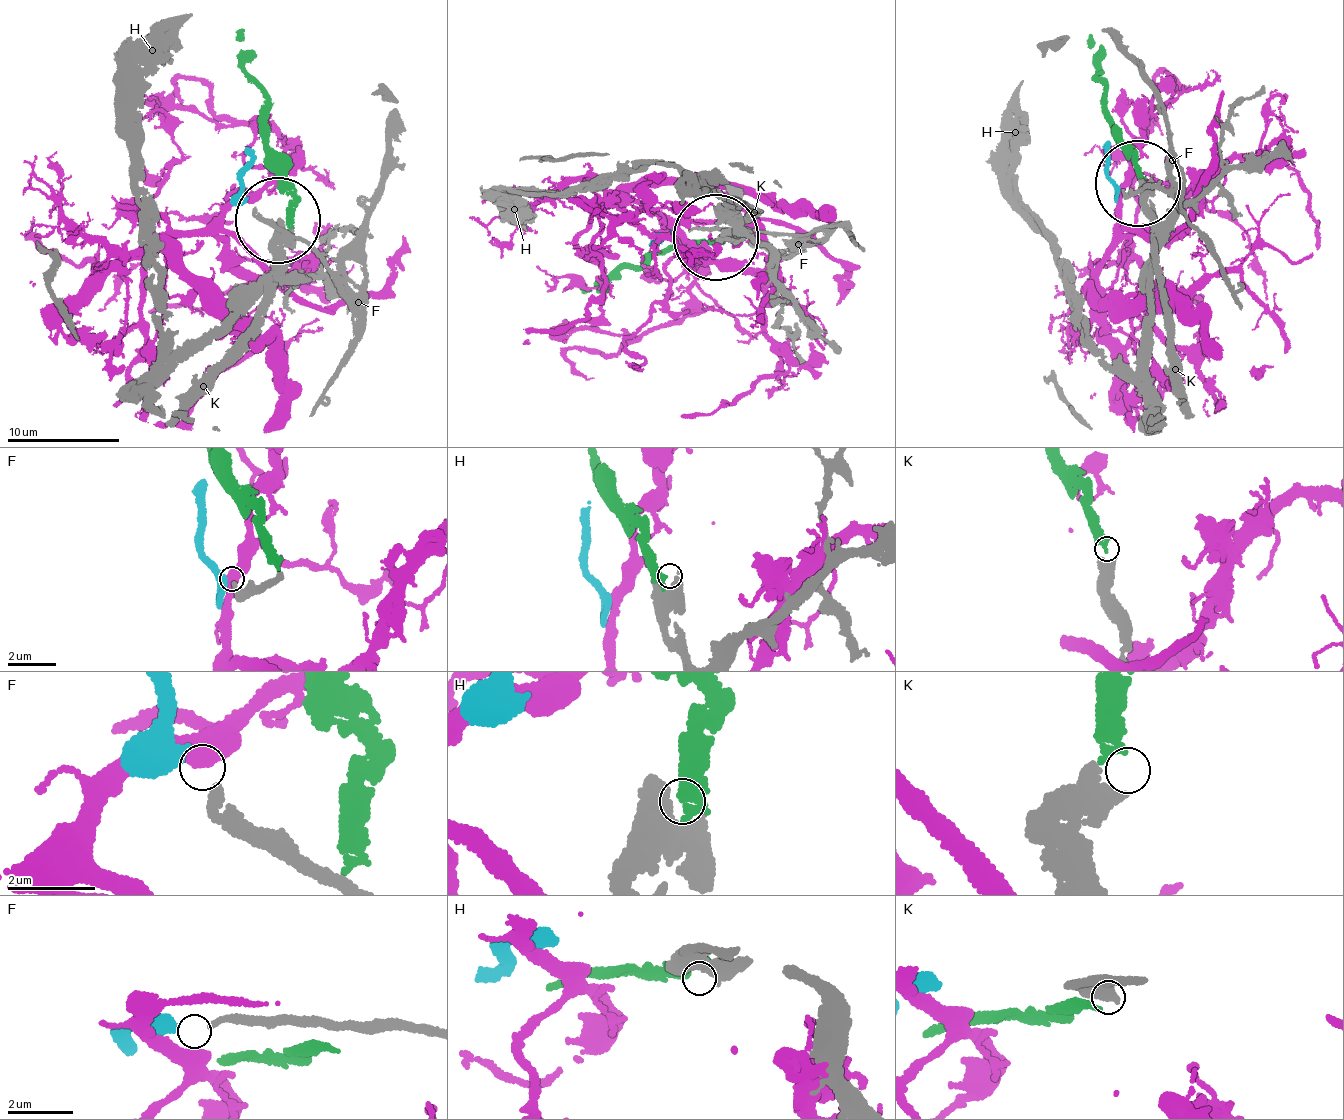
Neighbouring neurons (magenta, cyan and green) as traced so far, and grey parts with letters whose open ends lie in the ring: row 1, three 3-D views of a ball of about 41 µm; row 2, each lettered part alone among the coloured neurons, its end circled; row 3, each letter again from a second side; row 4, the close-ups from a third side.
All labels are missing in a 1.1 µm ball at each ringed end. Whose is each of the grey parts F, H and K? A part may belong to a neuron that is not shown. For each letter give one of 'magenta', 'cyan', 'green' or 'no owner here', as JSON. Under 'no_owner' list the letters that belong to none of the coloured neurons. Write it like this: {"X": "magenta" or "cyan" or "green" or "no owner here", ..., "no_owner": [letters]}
{"F": "cyan", "H": "no owner here", "K": "green", "no_owner": ["H"]}

